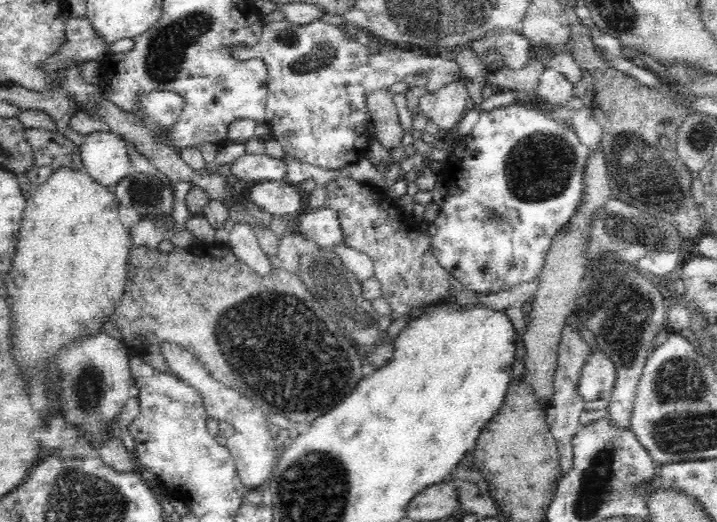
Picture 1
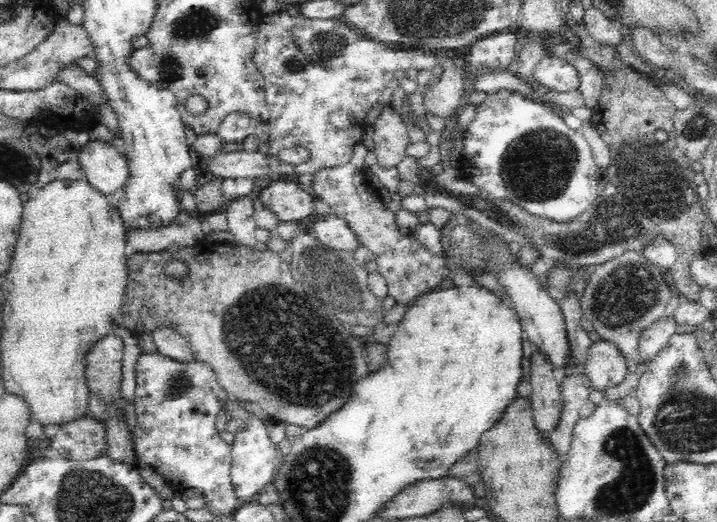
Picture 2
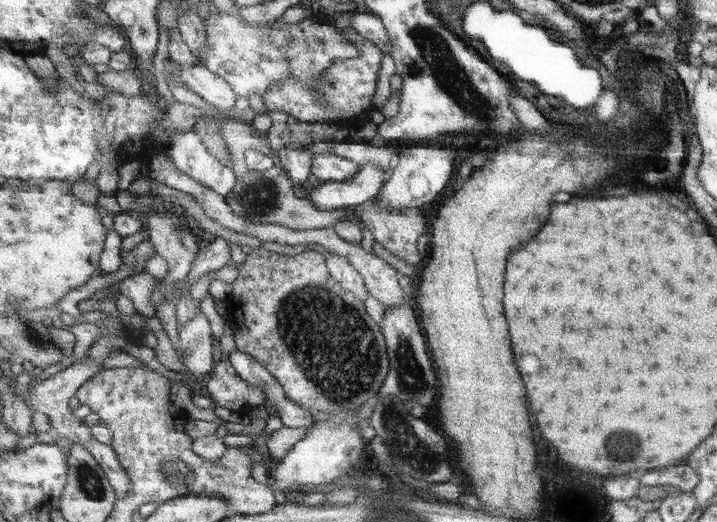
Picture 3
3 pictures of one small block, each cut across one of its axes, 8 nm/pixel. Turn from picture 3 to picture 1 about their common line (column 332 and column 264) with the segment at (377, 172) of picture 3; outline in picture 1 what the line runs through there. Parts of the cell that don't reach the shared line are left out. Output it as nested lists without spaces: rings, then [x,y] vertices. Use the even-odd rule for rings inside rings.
[[[286,180],[282,181],[264,181],[256,183],[250,188],[250,200],[260,209],[268,212],[270,215],[282,216],[284,220],[292,220],[299,218],[304,213],[304,200],[302,200],[302,192],[298,190],[298,186]]]

